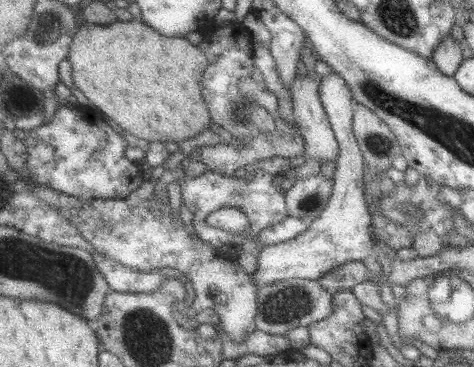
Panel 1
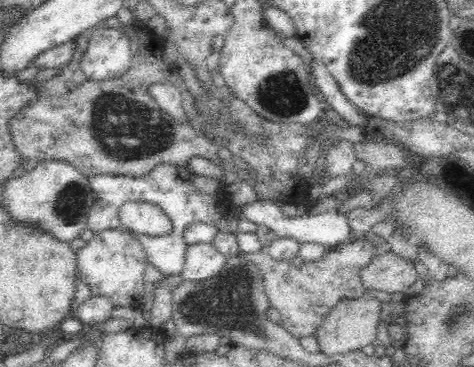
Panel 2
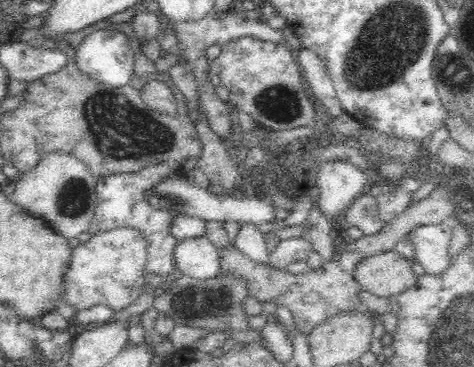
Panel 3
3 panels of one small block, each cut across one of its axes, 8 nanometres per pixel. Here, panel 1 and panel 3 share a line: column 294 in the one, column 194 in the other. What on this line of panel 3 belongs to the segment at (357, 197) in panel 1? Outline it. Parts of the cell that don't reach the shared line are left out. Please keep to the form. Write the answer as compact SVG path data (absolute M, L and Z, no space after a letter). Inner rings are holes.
M208 236L180 242L176 248L176 262L178 270L194 280L214 278L222 270L220 250Z

